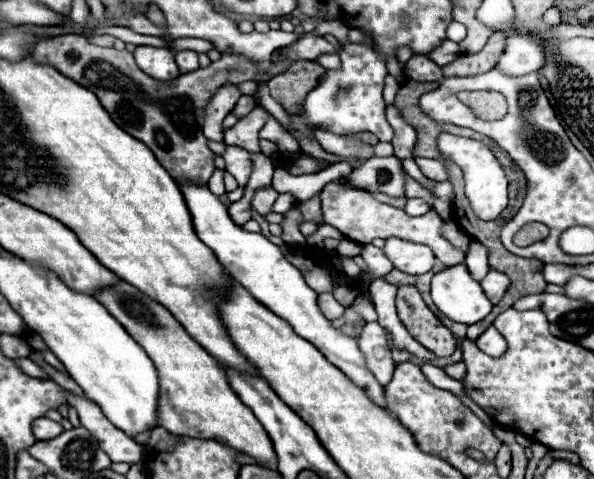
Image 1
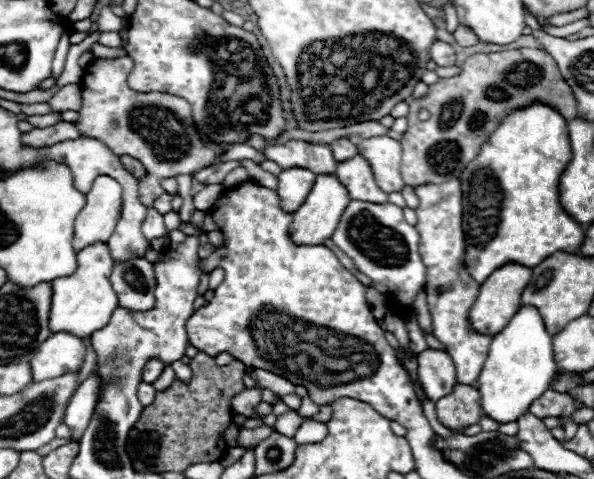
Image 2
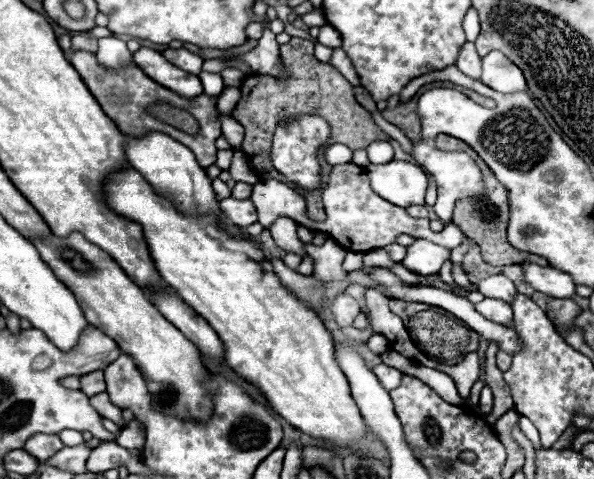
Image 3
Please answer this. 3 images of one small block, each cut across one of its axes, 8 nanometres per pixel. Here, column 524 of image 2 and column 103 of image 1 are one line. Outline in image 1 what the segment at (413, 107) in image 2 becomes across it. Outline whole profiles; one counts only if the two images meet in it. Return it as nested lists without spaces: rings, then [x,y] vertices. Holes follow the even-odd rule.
[[[76,34],[40,40],[34,48],[34,60],[52,64],[64,76],[94,92],[112,120],[124,132],[142,140],[154,152],[158,162],[172,174],[172,178],[190,178],[200,184],[206,184],[216,170],[214,152],[208,148],[208,140],[202,136],[208,100],[212,100],[220,86],[242,84],[258,74],[252,62],[248,62],[244,56],[222,54],[222,58],[218,62],[212,62],[208,68],[200,68],[192,74],[182,74],[172,82],[160,82],[150,78],[136,66],[132,52],[100,48],[88,44],[88,38]]]

